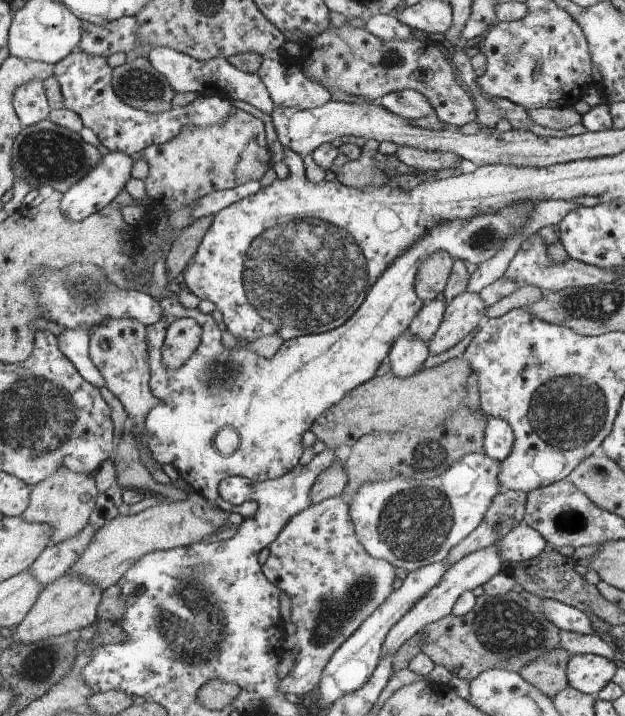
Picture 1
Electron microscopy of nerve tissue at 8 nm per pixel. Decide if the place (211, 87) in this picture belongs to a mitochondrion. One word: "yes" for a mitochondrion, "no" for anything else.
no

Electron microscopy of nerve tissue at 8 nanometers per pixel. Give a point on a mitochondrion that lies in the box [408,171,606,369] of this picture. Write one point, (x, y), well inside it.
(484, 239)

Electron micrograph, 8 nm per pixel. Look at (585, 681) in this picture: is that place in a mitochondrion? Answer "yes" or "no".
no

